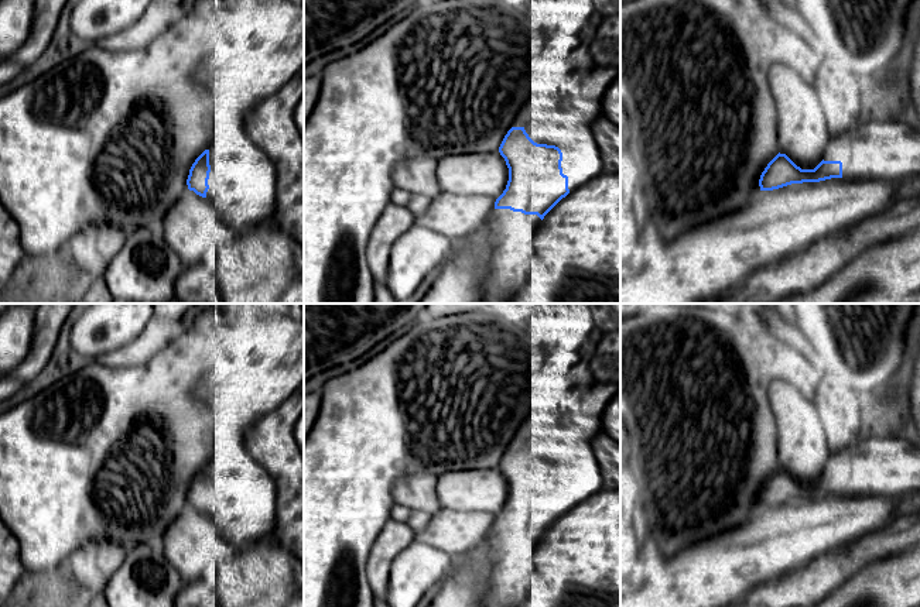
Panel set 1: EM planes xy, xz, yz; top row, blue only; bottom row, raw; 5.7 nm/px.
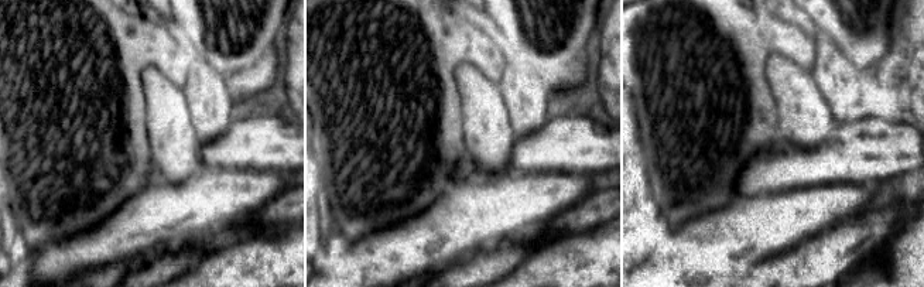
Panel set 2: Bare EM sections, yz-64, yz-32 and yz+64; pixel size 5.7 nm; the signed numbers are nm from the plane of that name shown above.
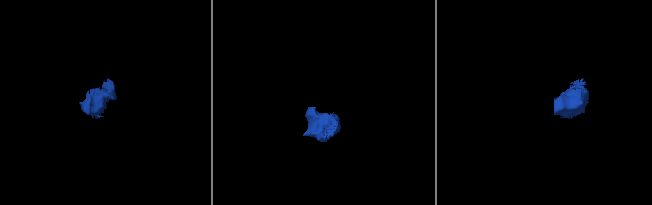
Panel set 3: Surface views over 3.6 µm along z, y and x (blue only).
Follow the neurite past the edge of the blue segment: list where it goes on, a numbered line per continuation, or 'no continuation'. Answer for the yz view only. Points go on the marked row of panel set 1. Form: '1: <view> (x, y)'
1: yz (876, 150)

